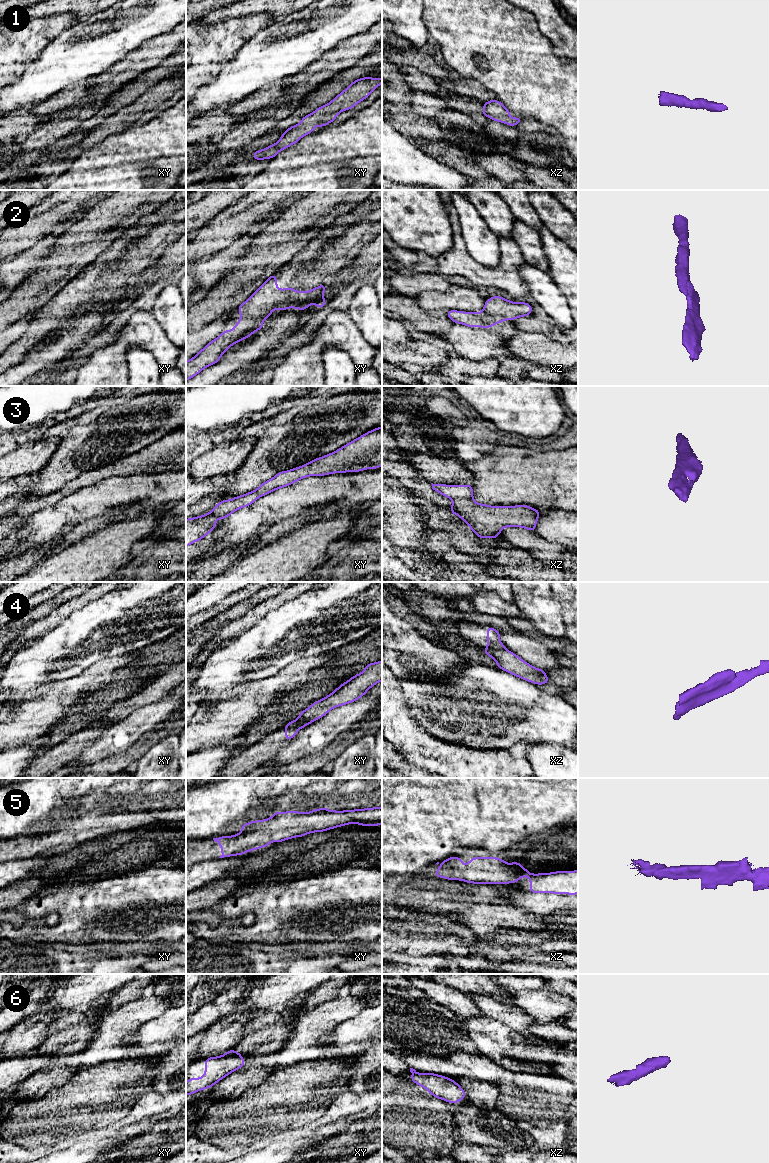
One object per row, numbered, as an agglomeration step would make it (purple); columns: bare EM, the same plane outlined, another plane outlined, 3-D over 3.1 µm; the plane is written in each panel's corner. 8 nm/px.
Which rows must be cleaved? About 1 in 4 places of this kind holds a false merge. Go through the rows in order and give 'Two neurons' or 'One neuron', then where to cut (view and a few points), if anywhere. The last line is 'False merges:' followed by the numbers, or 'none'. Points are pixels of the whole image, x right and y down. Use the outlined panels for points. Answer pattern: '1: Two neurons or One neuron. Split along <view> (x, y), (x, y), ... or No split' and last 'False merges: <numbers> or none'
1: One neuron. No split
2: Two neurons. Split along xz (483, 311), (487, 314), (505, 318)
3: One neuron. No split
4: Two neurons. Split along xz (488, 647), (505, 649)
5: One neuron. No split
6: One neuron. No split
False merges: 2, 4

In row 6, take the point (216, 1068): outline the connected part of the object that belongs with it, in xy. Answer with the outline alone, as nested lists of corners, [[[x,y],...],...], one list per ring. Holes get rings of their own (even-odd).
[[[233,1049],[224,1055],[205,1059],[204,1076],[201,1078],[189,1078],[186,1082],[186,1094],[191,1096],[199,1090],[212,1087],[230,1073],[243,1067],[245,1062],[241,1054]]]

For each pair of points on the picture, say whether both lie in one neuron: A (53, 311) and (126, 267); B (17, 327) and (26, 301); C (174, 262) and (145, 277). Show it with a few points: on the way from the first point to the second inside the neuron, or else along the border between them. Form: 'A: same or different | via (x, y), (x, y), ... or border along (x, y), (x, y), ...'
A: same | via (71, 297), (88, 289), (108, 272)
B: different | border along (32, 312), (10, 325)
C: same | via (167, 264), (152, 275)

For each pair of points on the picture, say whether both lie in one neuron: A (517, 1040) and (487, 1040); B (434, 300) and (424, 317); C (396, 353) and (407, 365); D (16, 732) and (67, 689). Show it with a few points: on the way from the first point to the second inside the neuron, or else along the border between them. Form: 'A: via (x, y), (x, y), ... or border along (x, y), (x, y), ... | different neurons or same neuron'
A: via (510, 1040), (494, 1040) | same neuron
B: border along (414, 298), (422, 308), (443, 309), (445, 311) | different neurons
C: via (399, 356), (405, 362) | same neuron
D: via (29, 719), (38, 717), (54, 702) | same neuron

